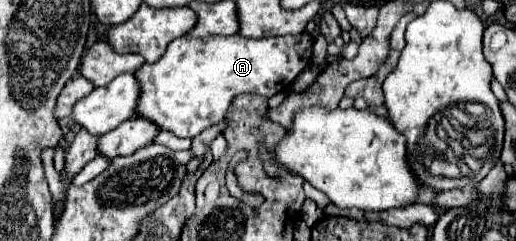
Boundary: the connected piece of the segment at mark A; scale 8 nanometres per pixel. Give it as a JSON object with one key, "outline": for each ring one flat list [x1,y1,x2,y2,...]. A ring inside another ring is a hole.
{"outline":[[308,32,264,40,252,40,240,34,208,38,182,36,168,44,166,54,158,62,144,64,136,70,142,86,138,114,156,122,162,130,194,138,202,130,226,120,236,96,258,94,272,98,280,90,286,90,308,68,312,46,314,38]]}

